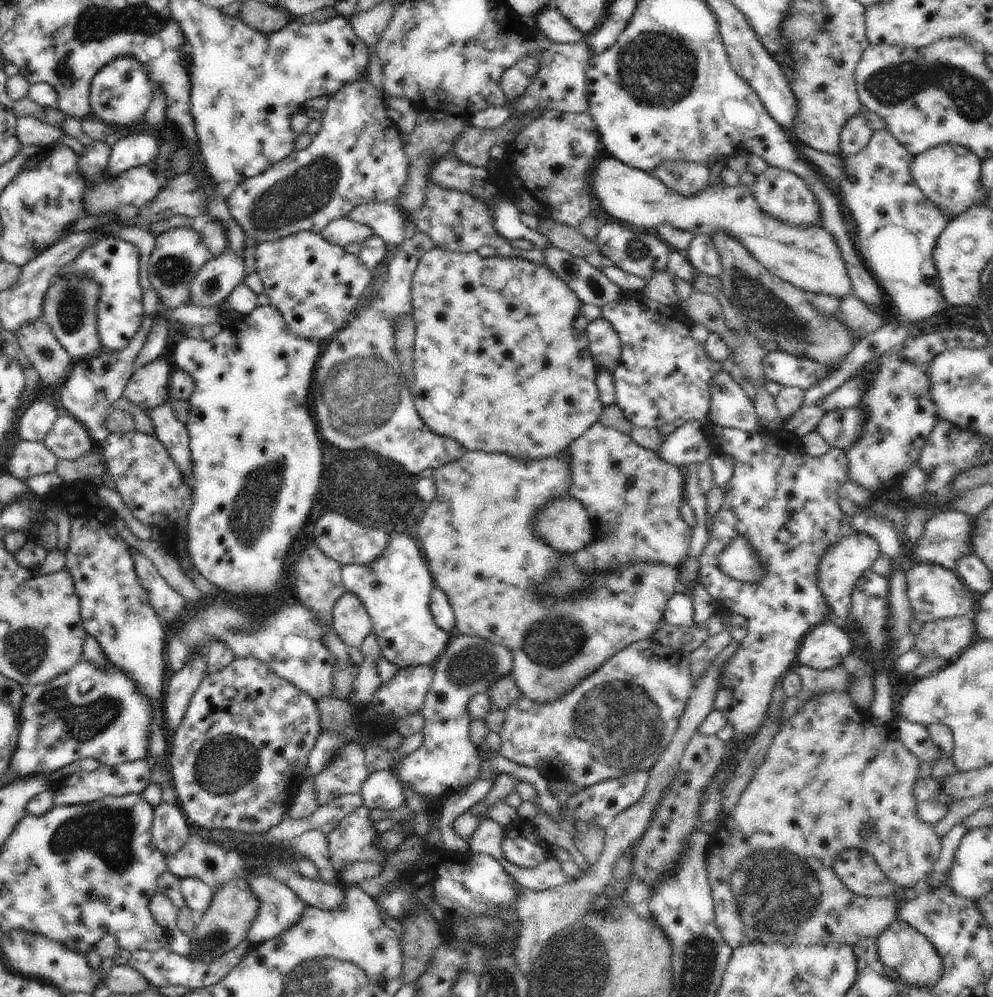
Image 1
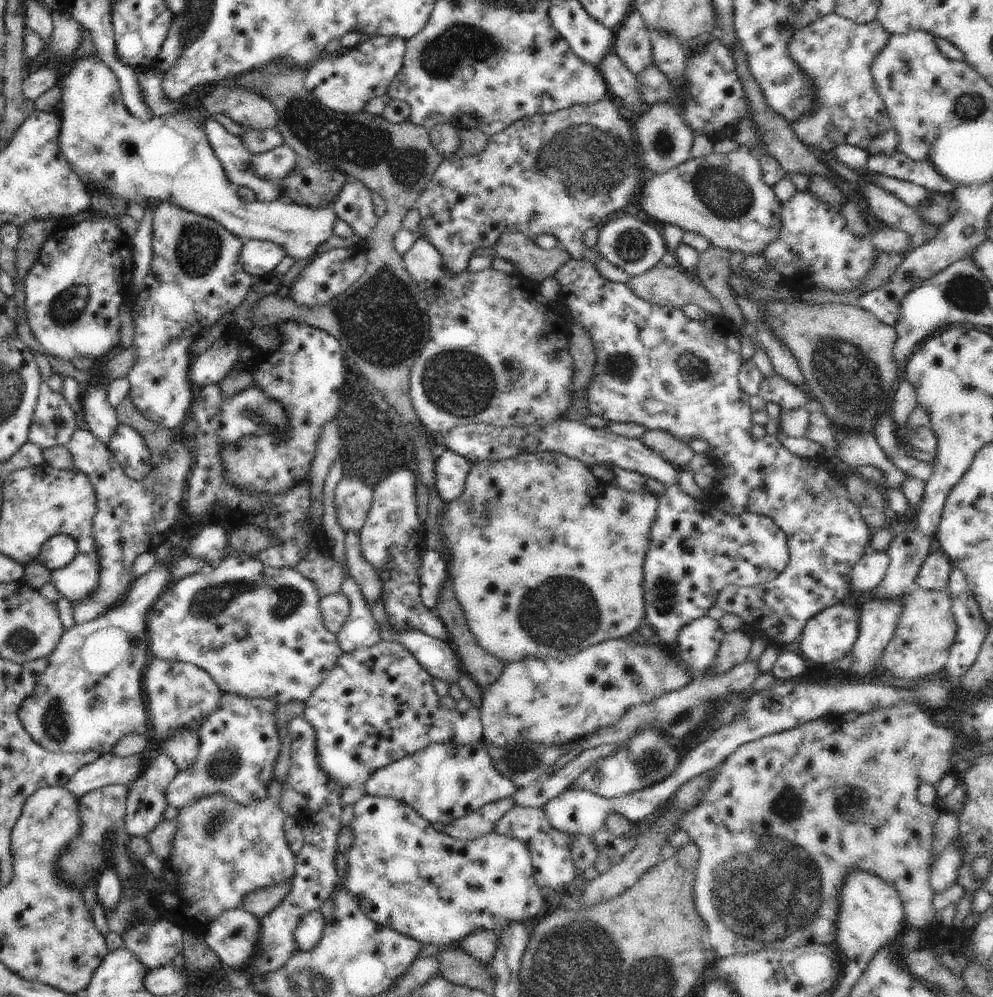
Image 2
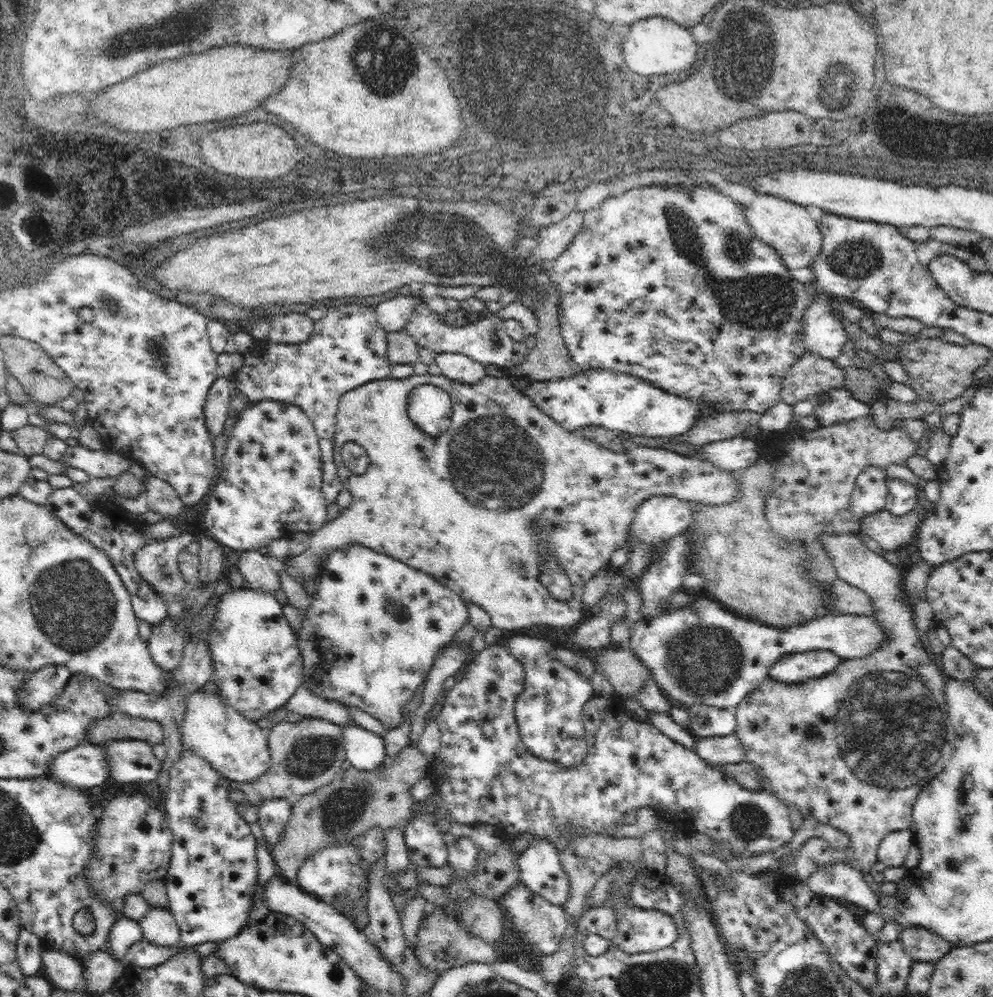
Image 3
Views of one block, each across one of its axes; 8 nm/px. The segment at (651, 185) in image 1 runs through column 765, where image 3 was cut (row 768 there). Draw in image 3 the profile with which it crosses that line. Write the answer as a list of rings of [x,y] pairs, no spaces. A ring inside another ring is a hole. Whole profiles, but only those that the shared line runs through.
[[[196,691],[186,696],[186,712],[179,731],[184,751],[204,758],[229,780],[242,783],[256,780],[270,766],[267,731],[247,720],[236,708],[227,706],[217,694]]]

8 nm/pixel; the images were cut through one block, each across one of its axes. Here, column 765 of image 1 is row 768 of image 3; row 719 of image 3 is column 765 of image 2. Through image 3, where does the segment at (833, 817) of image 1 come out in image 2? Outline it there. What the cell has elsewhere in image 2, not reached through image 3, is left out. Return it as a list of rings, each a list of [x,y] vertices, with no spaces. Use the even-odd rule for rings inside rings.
[[[918,703],[877,707],[871,712],[860,713],[854,722],[846,722],[840,715],[832,714],[801,725],[790,731],[775,733],[736,748],[718,767],[715,777],[705,790],[703,797],[694,809],[686,811],[677,822],[680,831],[688,833],[690,842],[699,848],[700,857],[695,879],[695,906],[699,916],[706,920],[708,938],[712,947],[711,955],[717,960],[738,954],[776,950],[785,952],[815,943],[830,945],[835,942],[835,923],[839,914],[839,895],[843,878],[853,869],[861,869],[879,875],[892,884],[899,893],[905,911],[908,928],[922,929],[930,924],[937,912],[933,910],[935,896],[929,879],[935,862],[931,854],[933,827],[940,814],[939,807],[928,807],[918,803],[917,791],[923,783],[937,786],[953,768],[951,758],[956,746],[957,730],[952,726],[936,724],[932,715]]]

